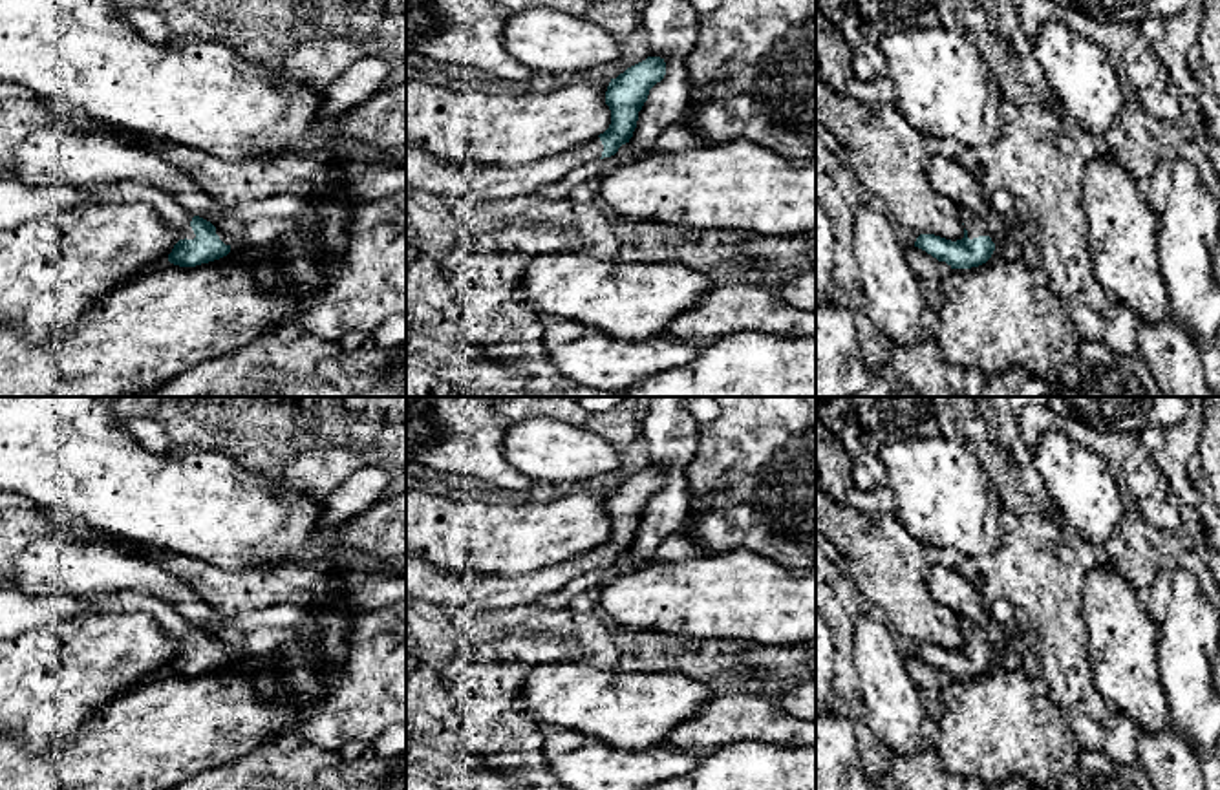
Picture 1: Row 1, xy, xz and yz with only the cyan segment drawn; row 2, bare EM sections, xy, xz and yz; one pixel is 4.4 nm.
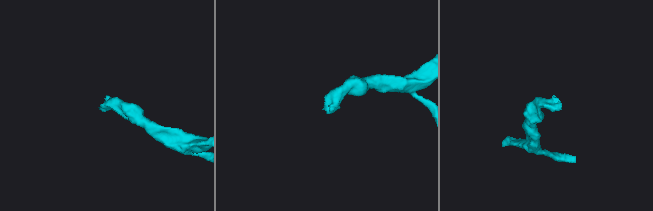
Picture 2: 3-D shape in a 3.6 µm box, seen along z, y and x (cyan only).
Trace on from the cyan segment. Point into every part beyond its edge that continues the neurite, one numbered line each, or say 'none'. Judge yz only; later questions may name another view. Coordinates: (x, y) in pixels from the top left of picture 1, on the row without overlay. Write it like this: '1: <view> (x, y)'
1: yz (975, 635)

